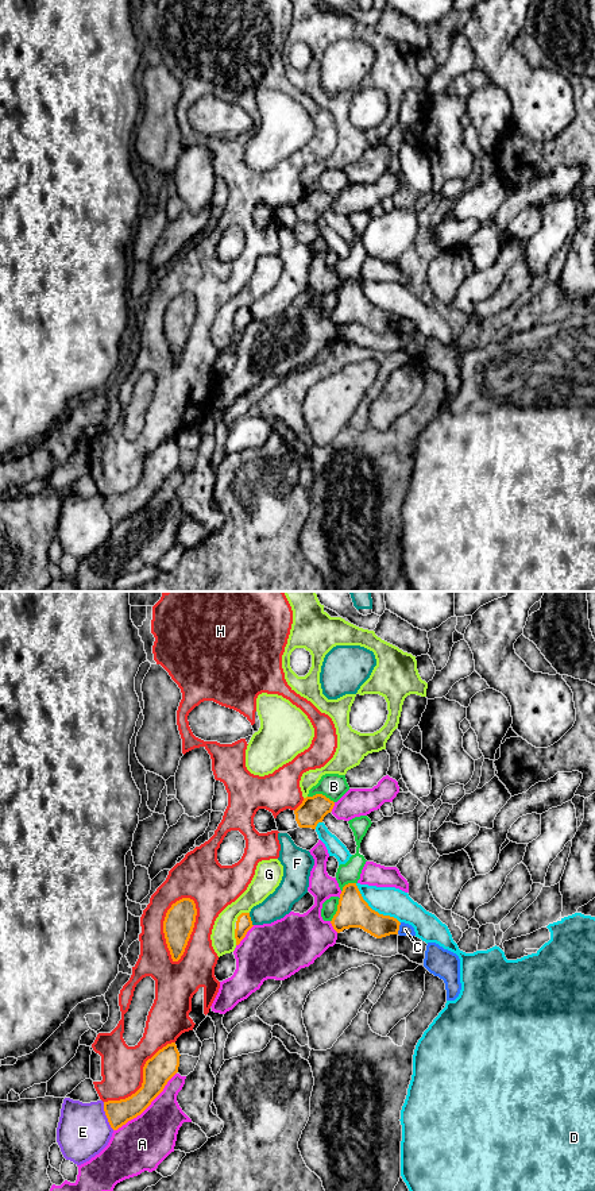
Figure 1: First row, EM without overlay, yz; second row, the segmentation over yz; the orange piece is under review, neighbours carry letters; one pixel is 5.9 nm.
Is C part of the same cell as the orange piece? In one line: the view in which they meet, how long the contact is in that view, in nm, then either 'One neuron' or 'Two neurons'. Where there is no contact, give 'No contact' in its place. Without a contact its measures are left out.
Touches orange in yz. Shared border 80 nm. Two neurons

